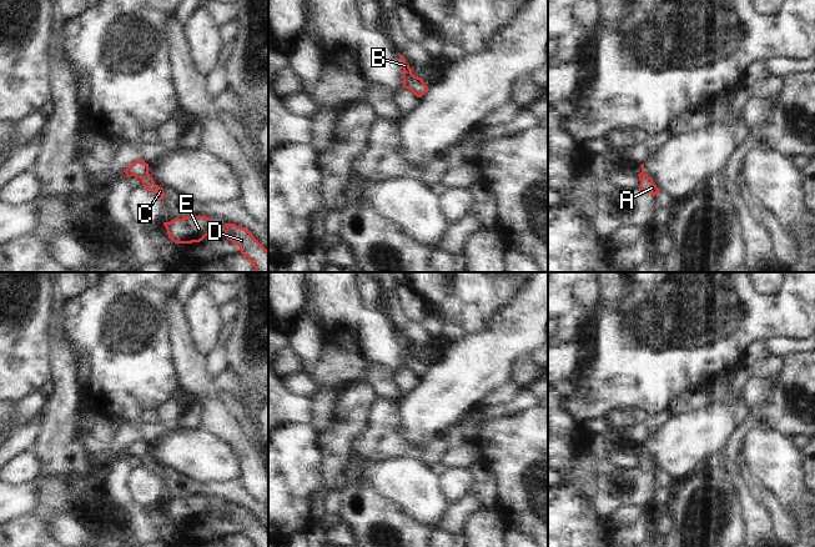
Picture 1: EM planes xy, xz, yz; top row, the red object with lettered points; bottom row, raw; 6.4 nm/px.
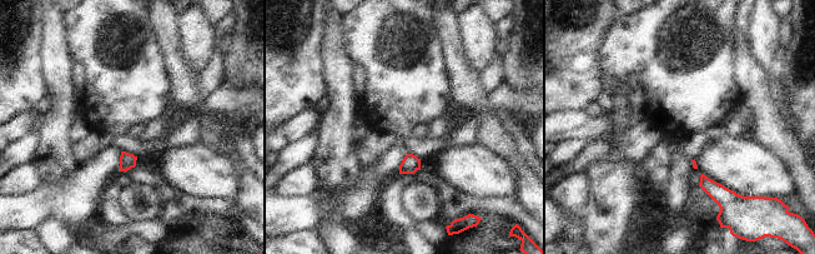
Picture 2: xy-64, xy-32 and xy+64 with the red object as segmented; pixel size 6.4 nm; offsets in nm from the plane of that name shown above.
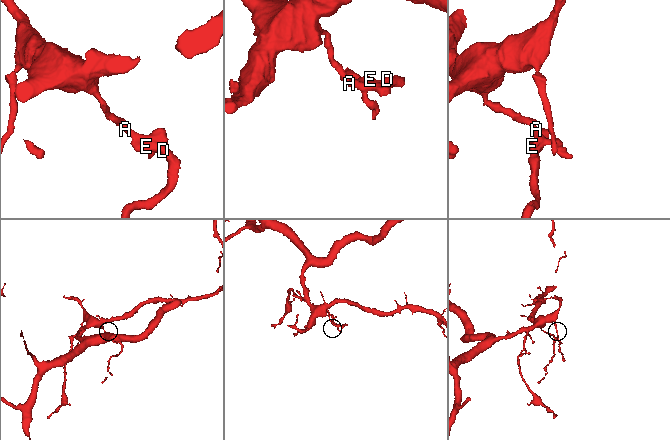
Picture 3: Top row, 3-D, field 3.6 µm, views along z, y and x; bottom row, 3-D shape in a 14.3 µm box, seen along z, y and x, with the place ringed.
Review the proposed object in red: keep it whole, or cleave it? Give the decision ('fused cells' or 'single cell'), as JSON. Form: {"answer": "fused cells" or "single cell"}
{"answer": "single cell"}

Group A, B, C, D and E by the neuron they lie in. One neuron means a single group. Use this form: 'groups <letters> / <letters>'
groups A B C D E

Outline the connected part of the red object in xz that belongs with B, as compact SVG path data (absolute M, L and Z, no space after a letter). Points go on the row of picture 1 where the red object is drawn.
M399 55L399 57L402 60L403 69L403 86L411 90L417 97L422 97L427 92L428 86L421 77L412 74L412 70L404 57L402 55Z

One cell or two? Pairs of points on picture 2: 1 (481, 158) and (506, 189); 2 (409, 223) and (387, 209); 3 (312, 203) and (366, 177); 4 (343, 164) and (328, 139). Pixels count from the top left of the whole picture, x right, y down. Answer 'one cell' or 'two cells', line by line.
1: one cell
2: one cell
3: one cell
4: one cell

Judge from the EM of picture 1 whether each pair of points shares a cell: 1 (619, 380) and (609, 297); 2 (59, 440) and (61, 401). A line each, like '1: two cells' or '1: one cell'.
1: two cells
2: one cell

